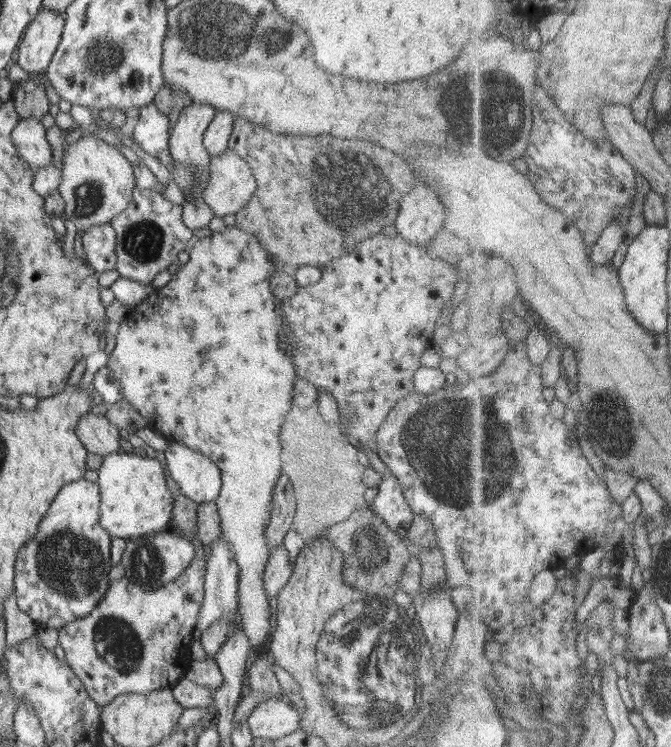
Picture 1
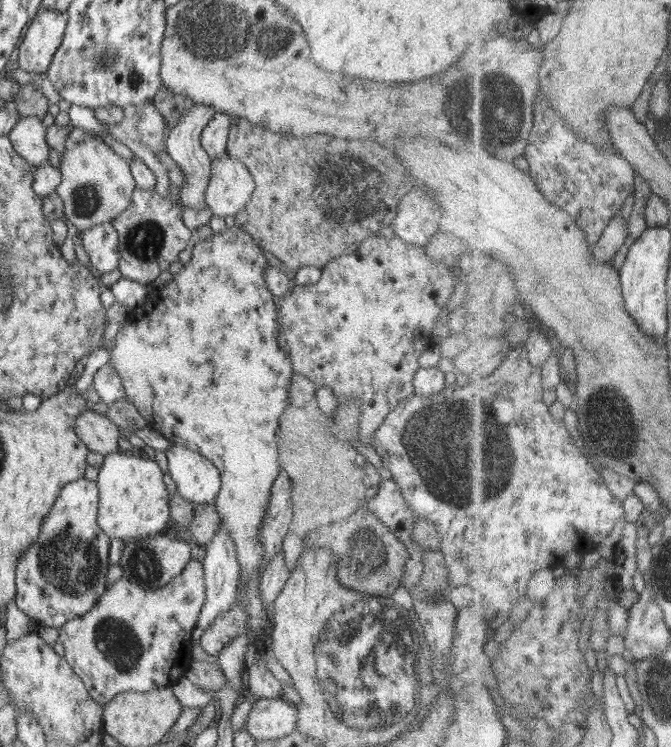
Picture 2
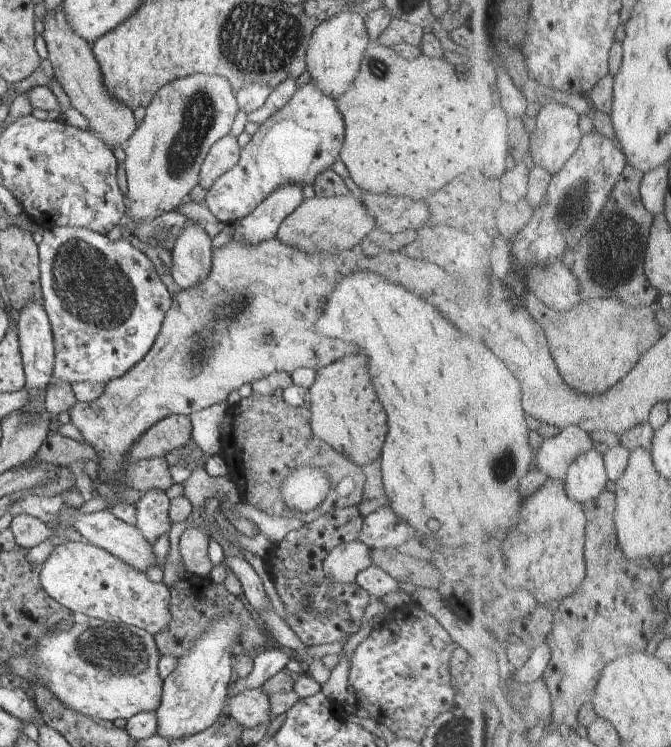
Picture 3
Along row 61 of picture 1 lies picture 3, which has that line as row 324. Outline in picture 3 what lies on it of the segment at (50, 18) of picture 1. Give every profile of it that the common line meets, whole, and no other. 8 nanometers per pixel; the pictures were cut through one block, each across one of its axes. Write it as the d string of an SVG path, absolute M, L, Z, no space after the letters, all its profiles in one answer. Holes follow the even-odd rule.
M30 302L22 307L19 311L20 319L18 320L18 338L21 352L21 359L25 372L24 390L31 395L34 393L44 393L50 384L55 364L55 348L54 337L52 334L52 326L48 320L48 315L44 310L41 302Z

